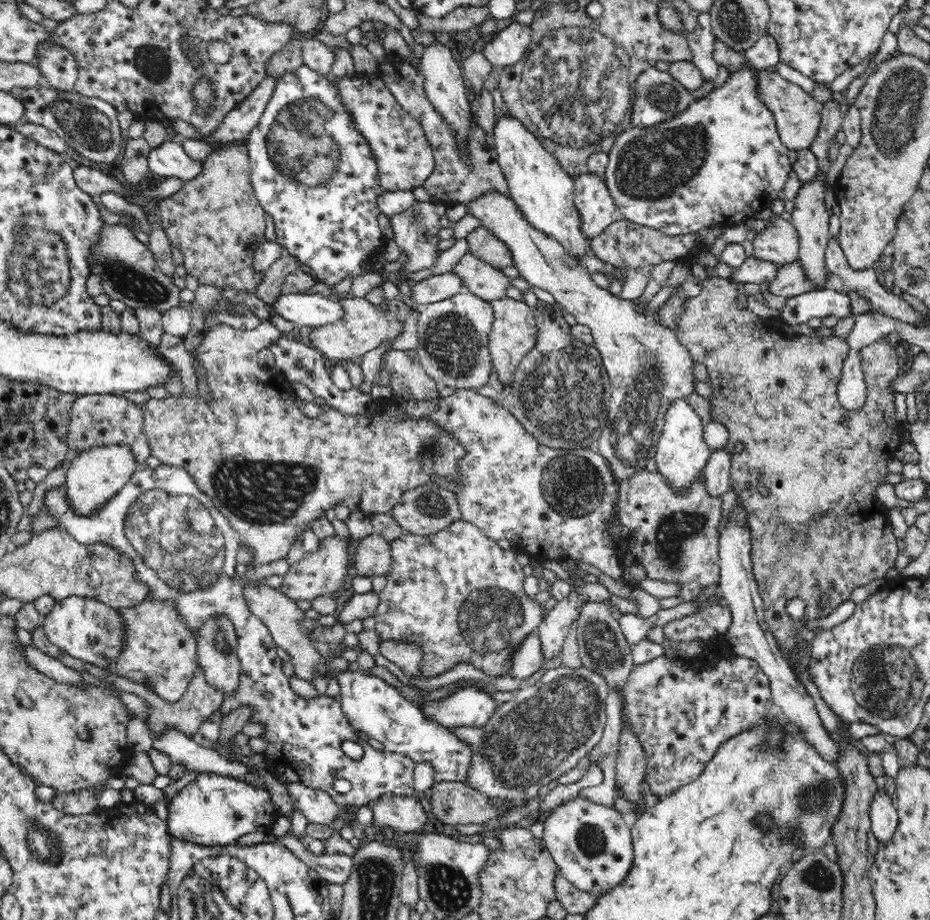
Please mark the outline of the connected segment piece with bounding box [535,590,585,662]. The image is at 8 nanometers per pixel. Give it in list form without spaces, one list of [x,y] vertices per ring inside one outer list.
[[[571,591],[568,597],[557,602],[535,633],[542,645],[544,662],[559,656],[571,624],[579,618],[583,604],[578,593]]]

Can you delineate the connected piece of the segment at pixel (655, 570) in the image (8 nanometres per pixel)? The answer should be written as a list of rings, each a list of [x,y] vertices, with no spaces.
[[[646,469],[620,482],[619,485],[618,520],[624,528],[625,534],[631,535],[642,545],[644,554],[640,563],[646,569],[647,578],[679,582],[681,584],[679,596],[684,601],[694,602],[706,586],[719,582],[720,536],[718,536],[716,528],[720,522],[720,508],[721,500],[708,495],[705,478],[692,482],[685,495],[678,495],[658,472],[648,472]]]

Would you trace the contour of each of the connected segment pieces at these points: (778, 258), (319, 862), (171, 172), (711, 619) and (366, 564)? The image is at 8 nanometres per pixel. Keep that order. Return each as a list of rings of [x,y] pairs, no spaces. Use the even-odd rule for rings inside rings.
[[[780,214],[766,219],[766,228],[755,235],[754,254],[777,265],[799,260],[799,234],[796,227]]]
[[[290,833],[277,838],[277,840],[292,853],[296,854],[298,859],[301,859],[310,868],[316,870],[316,873],[329,884],[344,885],[348,881],[352,870],[352,858],[350,856],[324,853],[315,856],[312,852],[306,850]]]
[[[166,141],[148,154],[148,168],[154,179],[176,177],[186,181],[198,176],[202,170],[202,161],[188,157],[183,145]]]
[[[716,603],[702,612],[670,621],[663,626],[663,631],[671,641],[702,641],[712,636],[721,636],[730,628],[732,621],[729,608]]]
[[[372,534],[359,541],[354,556],[354,573],[365,577],[386,576],[392,570],[390,542],[383,536]]]

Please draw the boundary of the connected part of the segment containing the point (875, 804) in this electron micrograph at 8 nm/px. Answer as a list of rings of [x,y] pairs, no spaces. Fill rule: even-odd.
[[[880,789],[880,792],[873,798],[871,808],[871,832],[877,839],[879,848],[882,848],[894,838],[899,824],[896,804],[892,803],[886,791]]]

